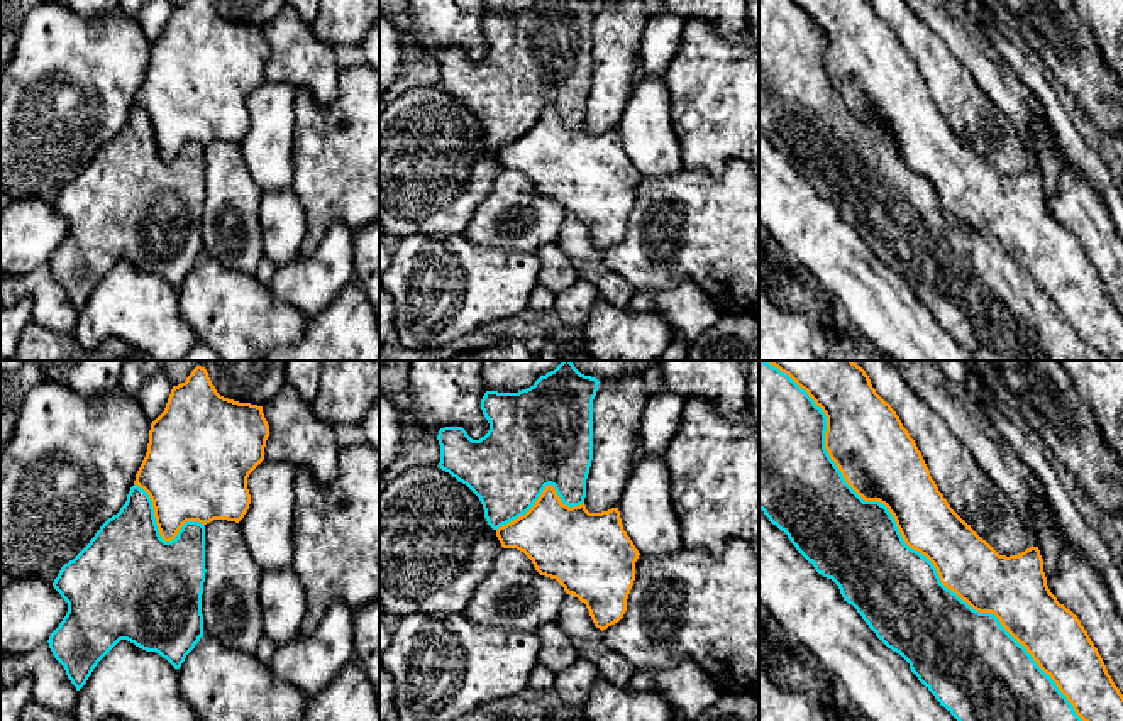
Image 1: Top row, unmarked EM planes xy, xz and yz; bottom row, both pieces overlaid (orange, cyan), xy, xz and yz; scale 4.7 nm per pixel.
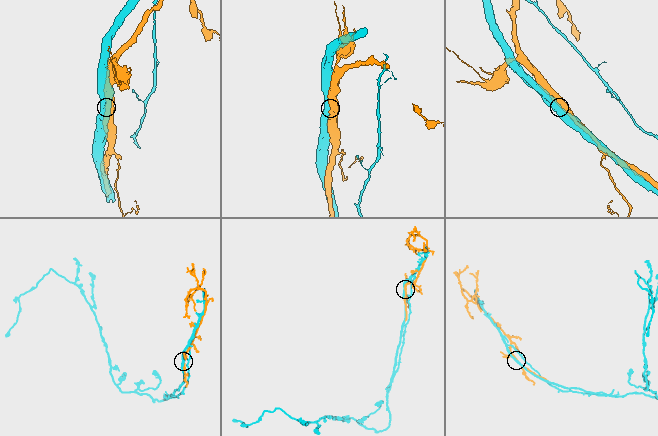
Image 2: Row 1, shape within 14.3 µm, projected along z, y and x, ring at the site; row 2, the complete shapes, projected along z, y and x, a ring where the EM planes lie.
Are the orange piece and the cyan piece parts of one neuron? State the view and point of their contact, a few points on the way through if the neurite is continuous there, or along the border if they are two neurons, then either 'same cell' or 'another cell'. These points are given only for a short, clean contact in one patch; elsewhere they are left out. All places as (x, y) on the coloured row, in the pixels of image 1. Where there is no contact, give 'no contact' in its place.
meets orange in yz at (903, 539); another cell

